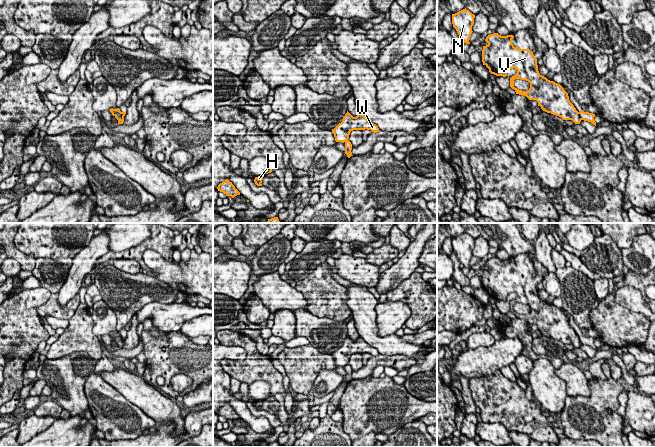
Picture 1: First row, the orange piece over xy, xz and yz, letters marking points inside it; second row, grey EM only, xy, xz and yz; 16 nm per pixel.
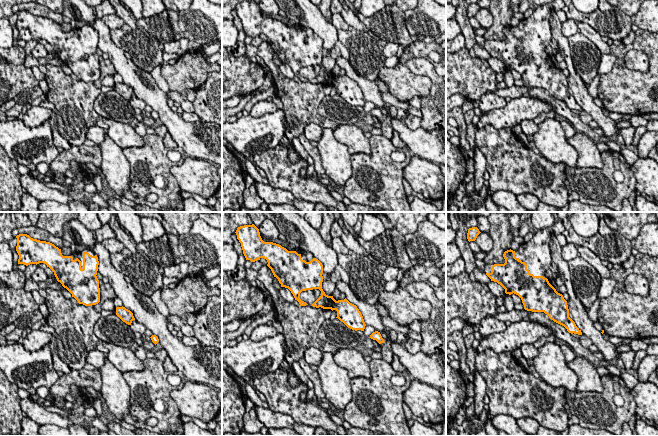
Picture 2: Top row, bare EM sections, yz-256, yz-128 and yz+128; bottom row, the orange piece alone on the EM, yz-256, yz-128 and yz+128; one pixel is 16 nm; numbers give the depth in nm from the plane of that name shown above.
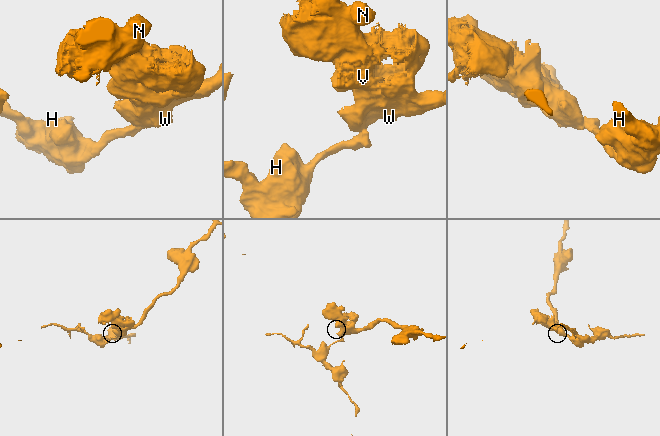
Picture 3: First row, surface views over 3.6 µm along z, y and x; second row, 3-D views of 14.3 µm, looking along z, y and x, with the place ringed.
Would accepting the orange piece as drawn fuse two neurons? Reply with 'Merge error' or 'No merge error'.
Merge error

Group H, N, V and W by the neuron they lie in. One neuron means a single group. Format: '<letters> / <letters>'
H / N V W

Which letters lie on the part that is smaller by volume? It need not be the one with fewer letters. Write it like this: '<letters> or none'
H

